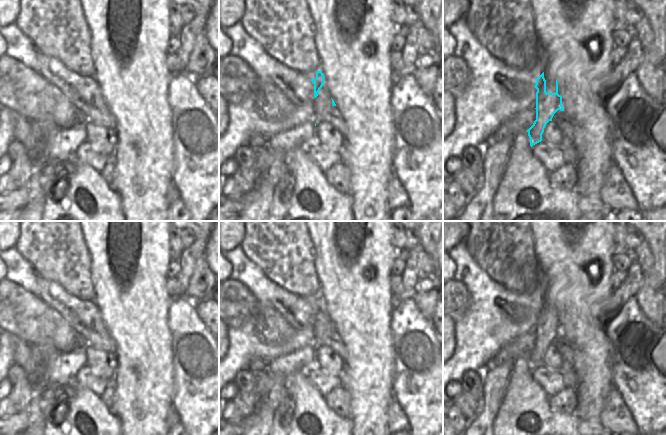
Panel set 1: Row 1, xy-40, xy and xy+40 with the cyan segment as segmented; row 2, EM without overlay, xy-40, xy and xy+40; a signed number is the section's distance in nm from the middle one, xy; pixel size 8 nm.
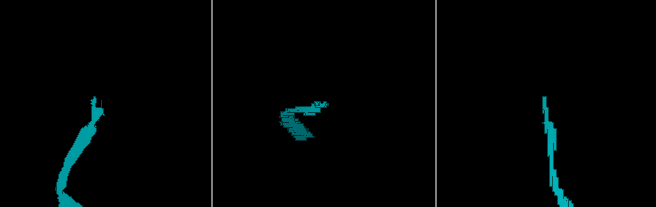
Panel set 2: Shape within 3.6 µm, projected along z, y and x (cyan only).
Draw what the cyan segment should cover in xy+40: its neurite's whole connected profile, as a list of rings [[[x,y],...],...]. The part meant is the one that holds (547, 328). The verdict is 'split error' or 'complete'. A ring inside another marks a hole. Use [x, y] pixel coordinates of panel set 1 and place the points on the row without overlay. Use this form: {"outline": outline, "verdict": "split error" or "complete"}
{"outline": [[[551,290],[536,302],[536,308],[532,312],[532,322],[536,333],[536,344],[527,354],[531,371],[542,365],[544,352],[549,345],[552,345],[554,338],[558,334],[564,335],[562,320],[558,318],[558,305]]], "verdict": "split error"}

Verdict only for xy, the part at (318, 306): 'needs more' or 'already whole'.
needs more

